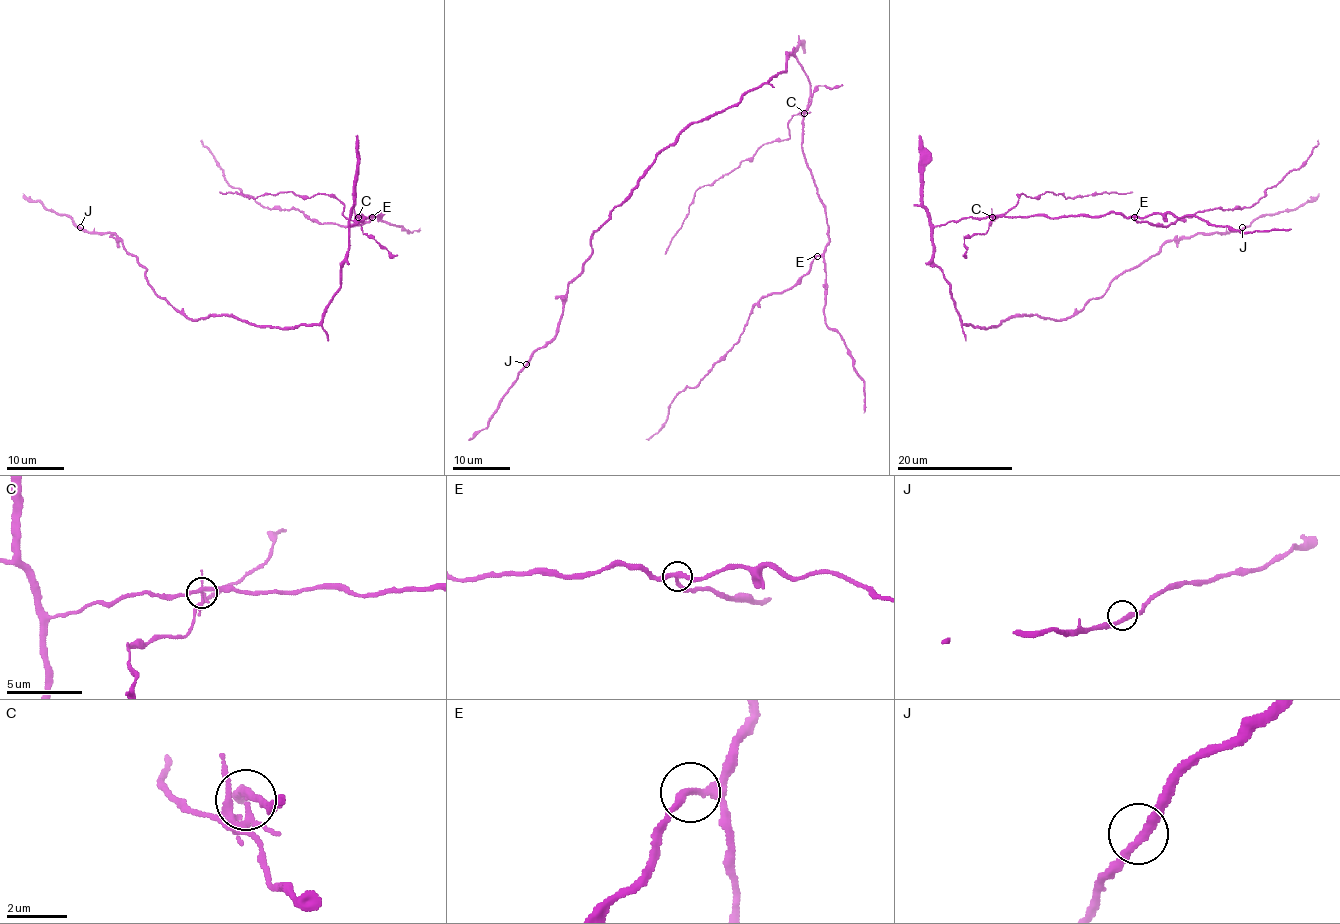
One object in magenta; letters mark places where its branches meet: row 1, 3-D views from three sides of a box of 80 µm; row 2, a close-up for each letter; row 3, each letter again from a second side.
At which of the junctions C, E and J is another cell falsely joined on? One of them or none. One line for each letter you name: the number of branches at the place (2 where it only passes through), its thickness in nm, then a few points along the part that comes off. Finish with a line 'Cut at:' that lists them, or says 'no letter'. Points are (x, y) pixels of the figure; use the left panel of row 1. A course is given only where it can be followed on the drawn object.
C: Branches: 4. Thickness 200 nm. Course of the part to remove: (359, 217), (357, 221), (346, 217), (344, 206), (328, 195), (302, 198), (282, 192), (253, 198), (219, 192)
Cut at: C

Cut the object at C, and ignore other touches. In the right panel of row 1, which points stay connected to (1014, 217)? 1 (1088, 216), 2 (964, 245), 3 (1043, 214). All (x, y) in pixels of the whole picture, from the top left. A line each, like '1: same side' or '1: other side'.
1: same side
2: other side
3: same side

